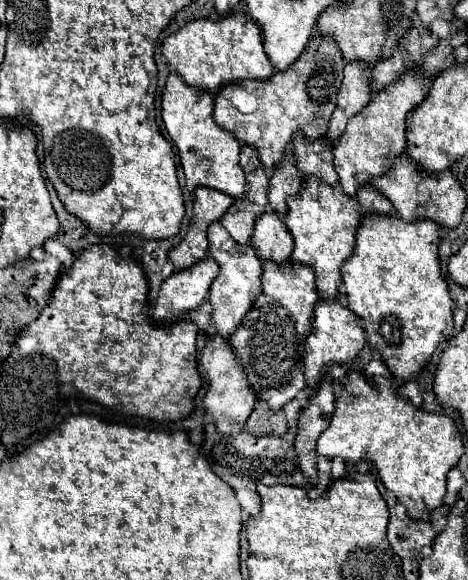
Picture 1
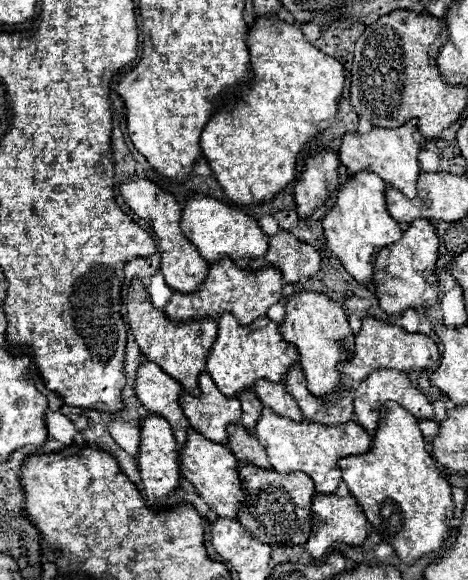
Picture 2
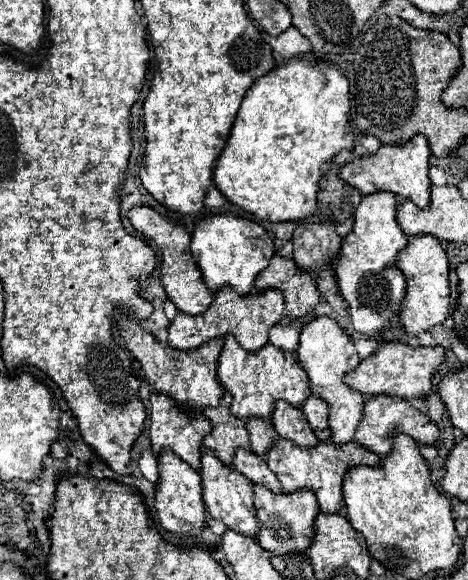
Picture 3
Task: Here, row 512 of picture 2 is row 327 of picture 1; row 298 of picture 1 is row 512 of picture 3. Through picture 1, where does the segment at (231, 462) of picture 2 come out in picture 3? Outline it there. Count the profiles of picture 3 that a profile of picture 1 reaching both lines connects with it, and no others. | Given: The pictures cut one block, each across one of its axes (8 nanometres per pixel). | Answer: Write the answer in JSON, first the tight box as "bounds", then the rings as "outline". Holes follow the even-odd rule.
{"bounds":[200,446,258,536],"outline":[[[200,446],[202,452],[202,466],[200,466],[200,476],[202,476],[202,500],[206,510],[210,512],[212,518],[222,520],[228,528],[236,530],[238,534],[244,536],[256,536],[258,530],[258,518],[256,518],[256,508],[252,504],[254,492],[252,492],[252,482],[244,478],[238,470],[222,464],[214,450],[206,450]]]}

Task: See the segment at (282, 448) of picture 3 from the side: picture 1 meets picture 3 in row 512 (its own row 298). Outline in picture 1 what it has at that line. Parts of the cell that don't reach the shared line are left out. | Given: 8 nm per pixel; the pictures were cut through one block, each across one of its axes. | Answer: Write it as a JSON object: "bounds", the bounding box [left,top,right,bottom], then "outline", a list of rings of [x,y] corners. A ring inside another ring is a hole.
{"bounds":[286,178,394,298],"outline":[[[304,178],[300,194],[296,194],[296,198],[288,198],[286,226],[294,236],[294,252],[290,260],[304,262],[314,268],[318,292],[322,298],[338,298],[338,286],[342,282],[340,266],[354,250],[360,218],[370,212],[394,214],[392,202],[370,184],[364,184],[354,196],[348,196],[340,184],[324,186],[320,178]]]}

